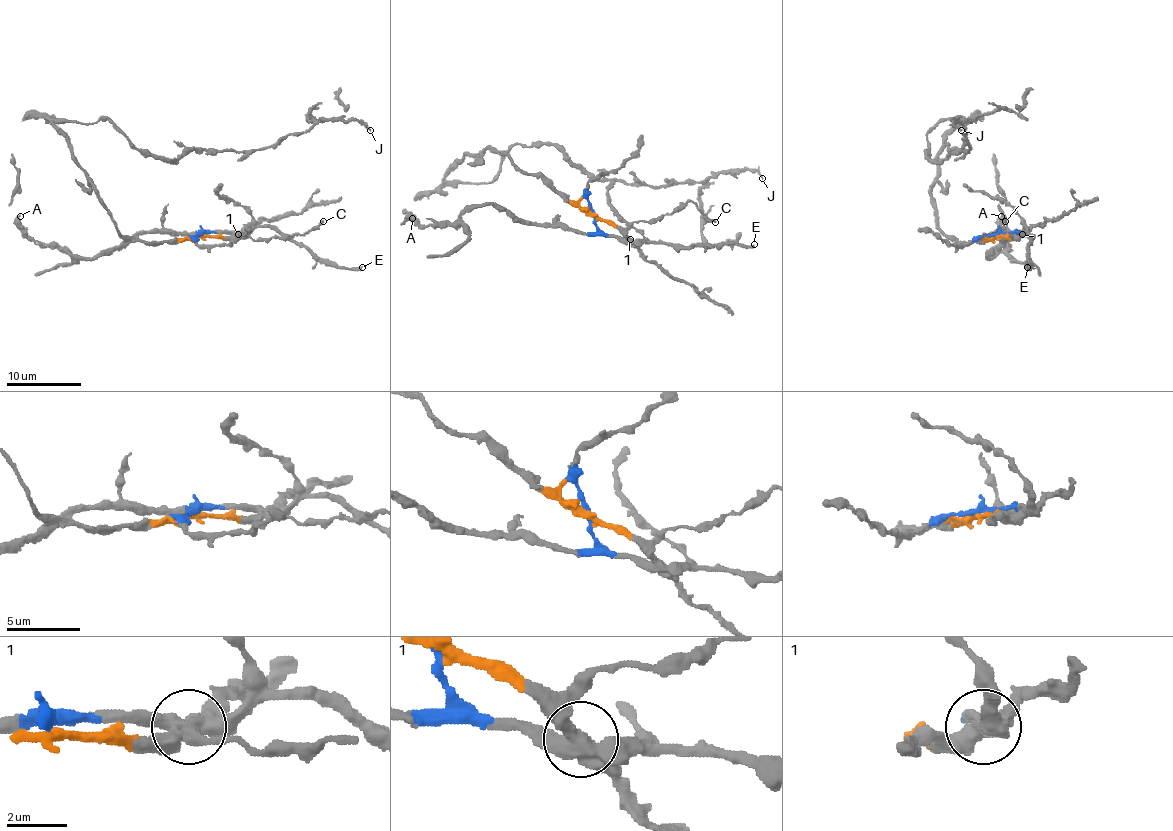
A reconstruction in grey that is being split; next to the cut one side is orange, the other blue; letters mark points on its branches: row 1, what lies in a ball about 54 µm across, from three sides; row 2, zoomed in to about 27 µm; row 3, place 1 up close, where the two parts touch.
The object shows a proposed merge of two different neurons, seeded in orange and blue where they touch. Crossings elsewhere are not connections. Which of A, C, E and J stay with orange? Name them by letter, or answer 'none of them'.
C, J

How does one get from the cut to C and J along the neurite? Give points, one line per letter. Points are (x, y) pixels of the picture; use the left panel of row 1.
C: (200, 236), (264, 240), (299, 236), (324, 221)
J: (200, 236), (131, 241), (52, 123), (108, 120), (136, 148), (178, 159), (275, 146), (327, 120), (371, 131)

